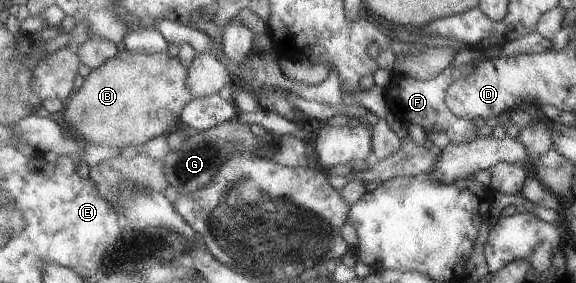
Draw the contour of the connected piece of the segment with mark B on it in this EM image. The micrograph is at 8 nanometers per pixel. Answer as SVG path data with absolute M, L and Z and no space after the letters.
M123 49L86 76L83 86L66 101L65 121L71 130L75 130L81 138L90 143L109 148L127 148L145 144L150 138L166 135L180 126L184 108L195 97L187 86L189 68L181 62L181 58L171 56L167 49L163 52L131 52Z

